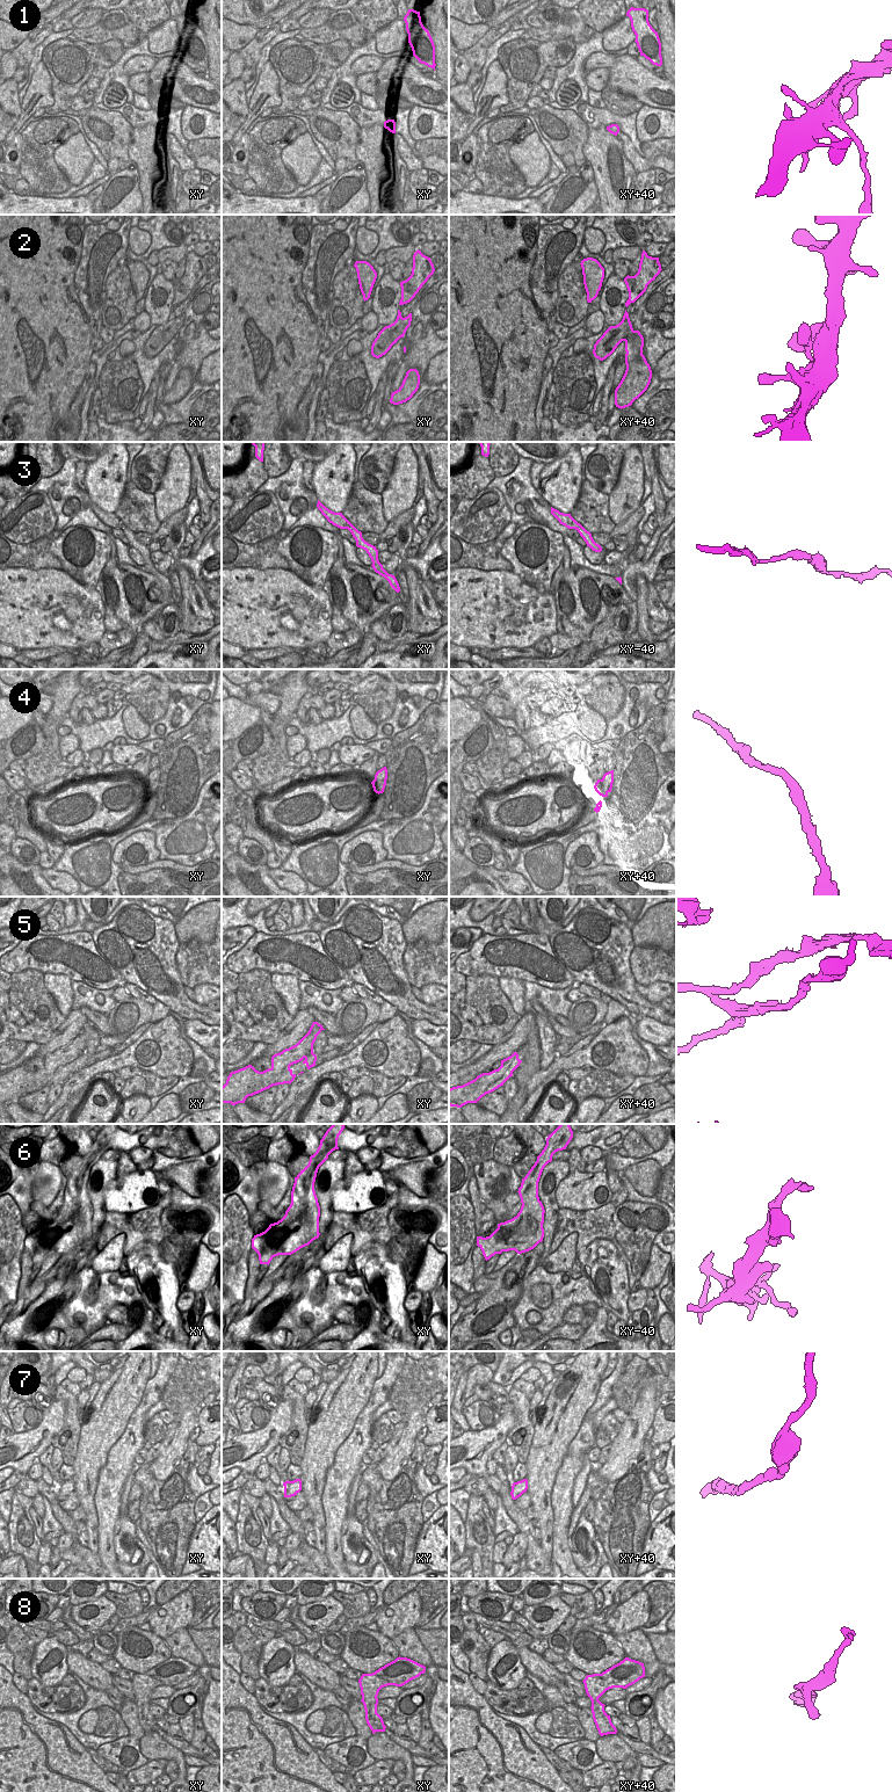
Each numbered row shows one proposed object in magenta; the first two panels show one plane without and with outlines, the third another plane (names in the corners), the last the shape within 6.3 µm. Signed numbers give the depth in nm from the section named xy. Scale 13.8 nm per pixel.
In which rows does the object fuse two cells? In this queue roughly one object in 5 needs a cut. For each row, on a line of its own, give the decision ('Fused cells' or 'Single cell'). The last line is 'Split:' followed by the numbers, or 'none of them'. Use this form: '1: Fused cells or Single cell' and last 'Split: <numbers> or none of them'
1: Single cell
2: Single cell
3: Single cell
4: Single cell
5: Fused cells
6: Fused cells
7: Single cell
8: Single cell
Split: 5, 6.

